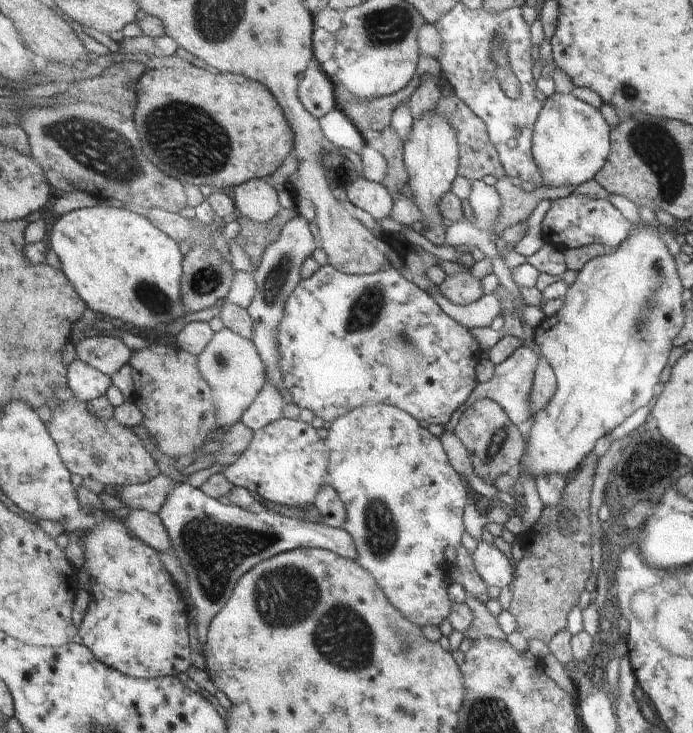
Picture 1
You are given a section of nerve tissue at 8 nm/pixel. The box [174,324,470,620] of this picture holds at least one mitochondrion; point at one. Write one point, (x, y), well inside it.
(214, 551)

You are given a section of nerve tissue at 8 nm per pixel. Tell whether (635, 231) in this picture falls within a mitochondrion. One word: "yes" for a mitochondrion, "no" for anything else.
no

